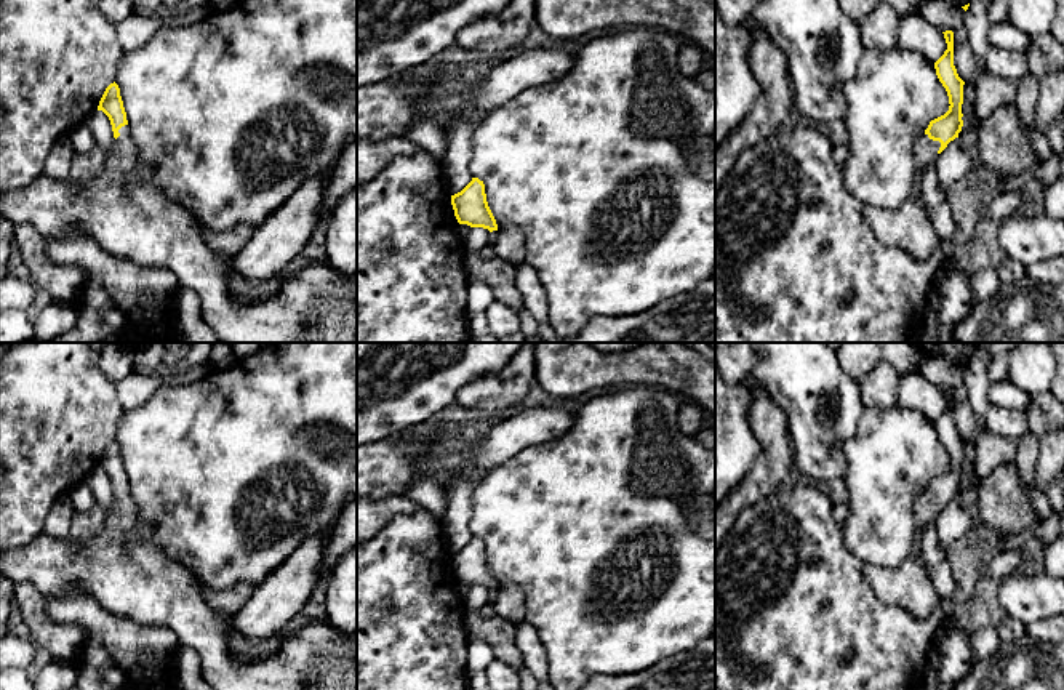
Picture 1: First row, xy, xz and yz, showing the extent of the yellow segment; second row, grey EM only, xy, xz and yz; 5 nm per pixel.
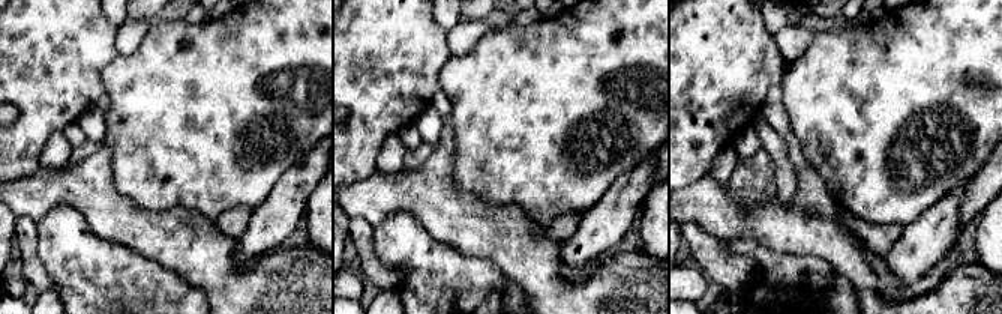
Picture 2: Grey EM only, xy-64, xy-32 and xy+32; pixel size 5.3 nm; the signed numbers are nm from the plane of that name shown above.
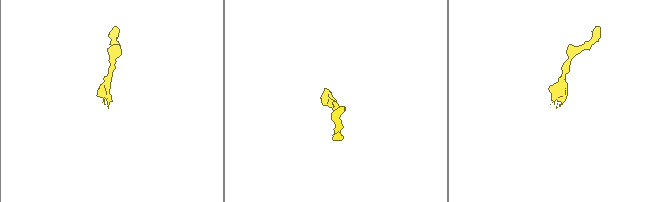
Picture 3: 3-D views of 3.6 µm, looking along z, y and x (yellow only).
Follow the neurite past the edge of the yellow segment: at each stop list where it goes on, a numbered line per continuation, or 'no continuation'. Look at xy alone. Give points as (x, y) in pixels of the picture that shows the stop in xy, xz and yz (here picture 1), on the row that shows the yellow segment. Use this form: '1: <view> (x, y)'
1: xy (317, 304)

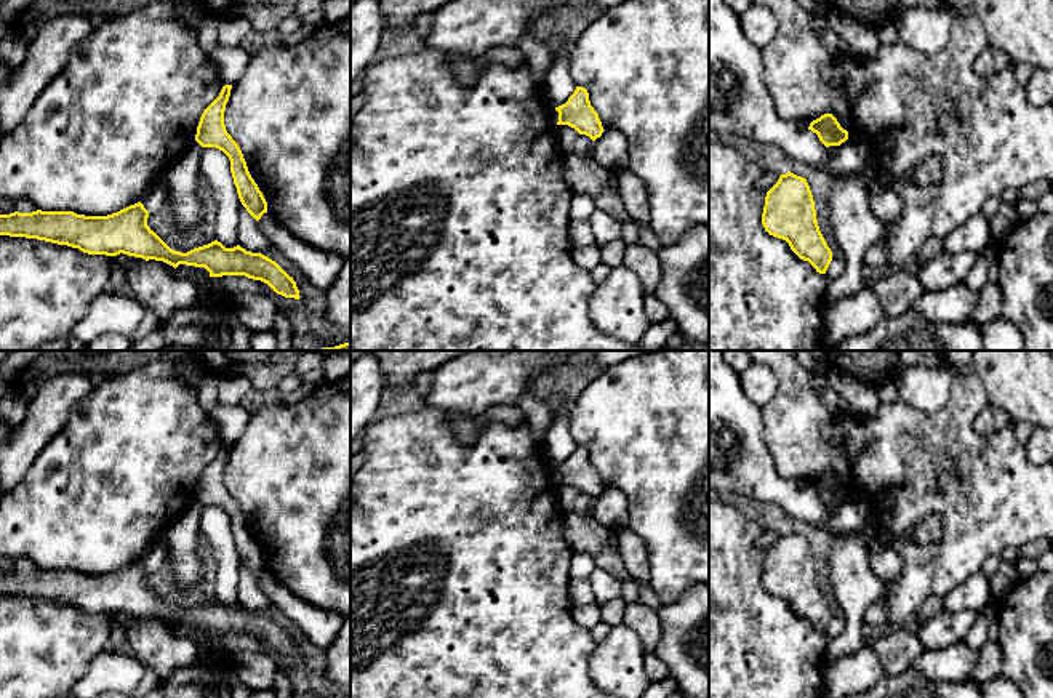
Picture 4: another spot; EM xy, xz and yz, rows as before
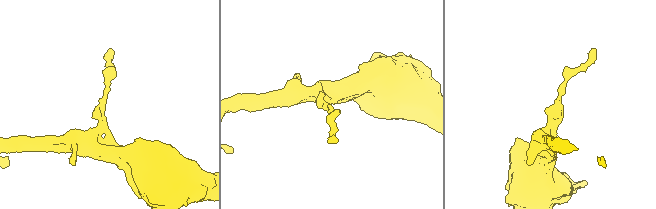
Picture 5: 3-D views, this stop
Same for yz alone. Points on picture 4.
no continuation

